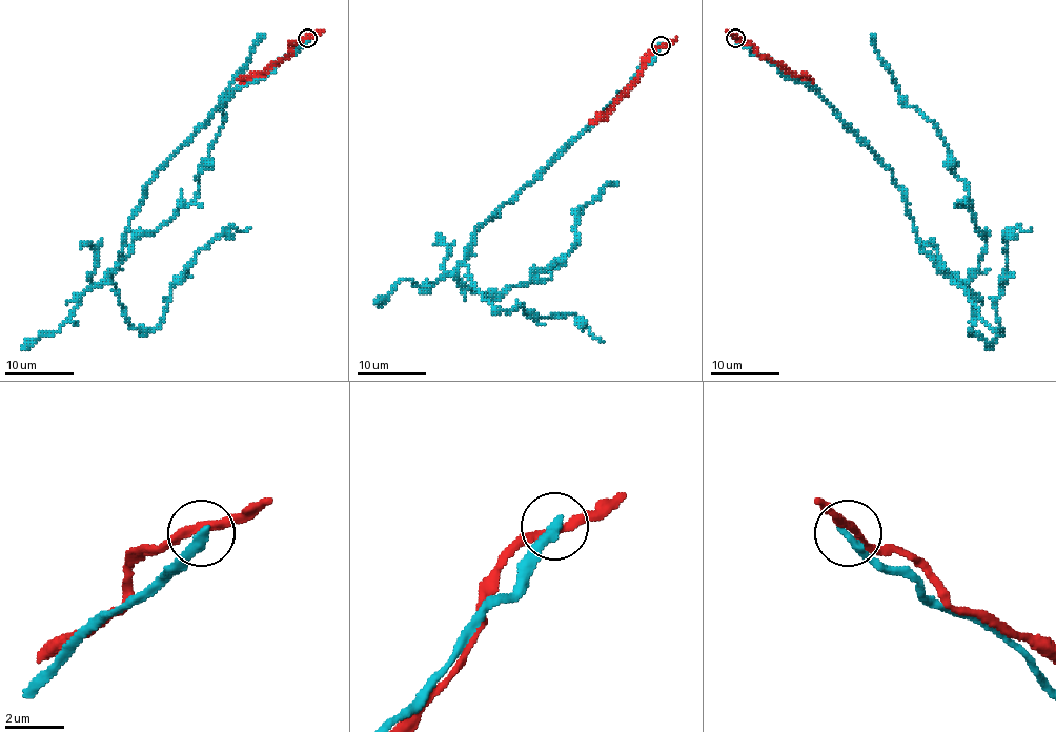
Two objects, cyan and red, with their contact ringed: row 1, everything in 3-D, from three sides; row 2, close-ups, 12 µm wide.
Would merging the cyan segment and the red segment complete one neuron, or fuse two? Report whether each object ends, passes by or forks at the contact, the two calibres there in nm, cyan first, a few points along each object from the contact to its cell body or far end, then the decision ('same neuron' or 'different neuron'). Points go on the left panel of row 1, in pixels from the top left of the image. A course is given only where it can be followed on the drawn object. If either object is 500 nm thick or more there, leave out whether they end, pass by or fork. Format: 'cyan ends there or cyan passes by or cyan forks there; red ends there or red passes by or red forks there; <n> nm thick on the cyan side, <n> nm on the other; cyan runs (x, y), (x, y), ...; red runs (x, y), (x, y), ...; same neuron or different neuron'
cyan ends there; red passes by; 320 nm thick on the cyan side, 280 nm on the other; cyan runs (307, 38), (243, 83), (156, 171), (104, 284), (132, 241), (198, 192), (225, 92), (262, 33); red runs (307, 38), (295, 42), (288, 56), (276, 61), (263, 73), (236, 80); different neuron

